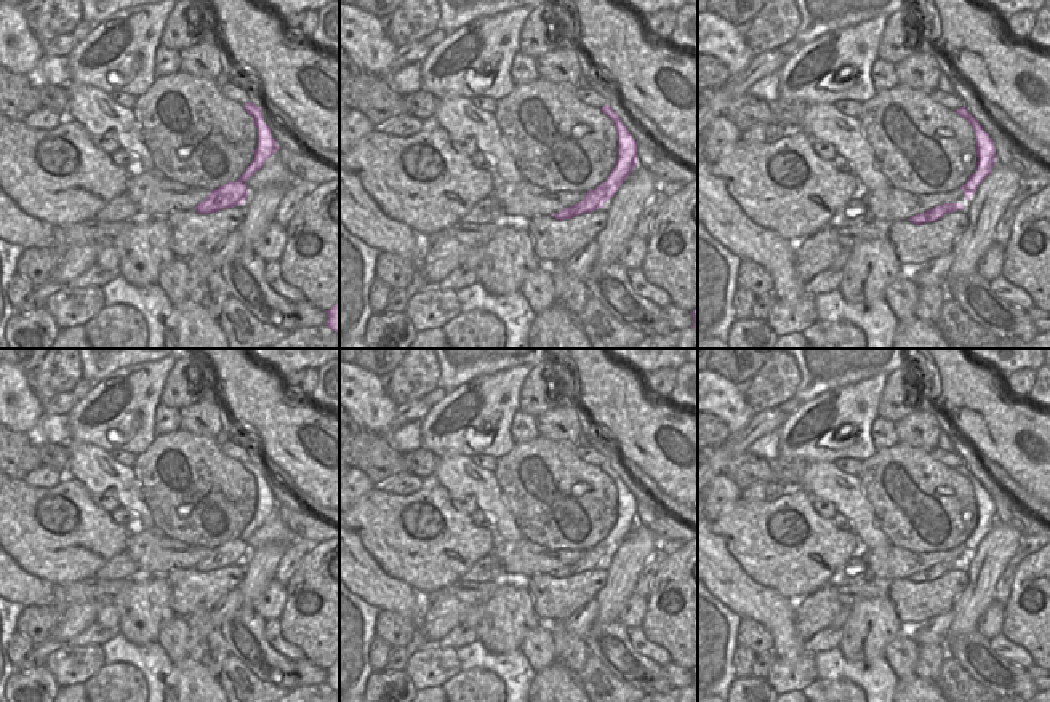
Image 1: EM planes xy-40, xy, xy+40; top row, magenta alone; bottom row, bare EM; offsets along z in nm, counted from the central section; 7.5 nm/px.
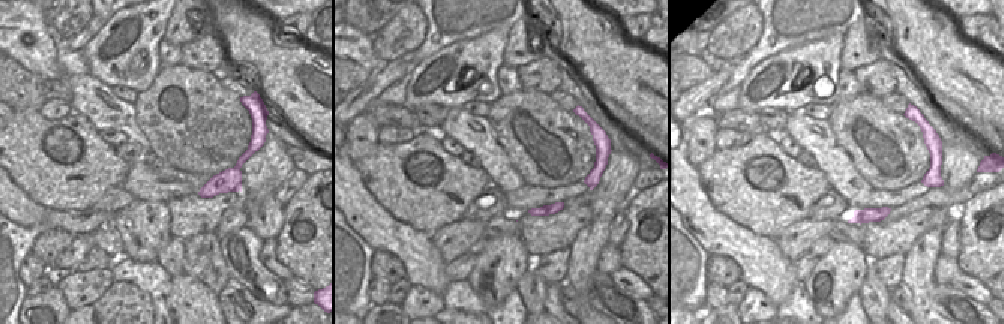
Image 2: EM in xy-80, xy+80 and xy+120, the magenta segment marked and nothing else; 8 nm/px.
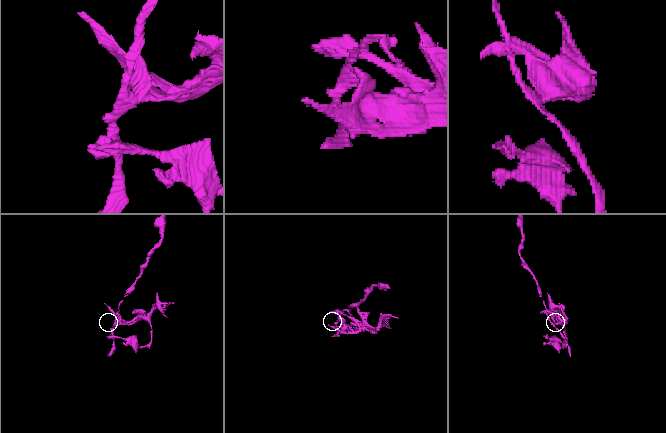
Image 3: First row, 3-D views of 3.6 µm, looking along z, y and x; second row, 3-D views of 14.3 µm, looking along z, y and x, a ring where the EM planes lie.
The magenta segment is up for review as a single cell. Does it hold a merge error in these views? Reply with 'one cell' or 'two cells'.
two cells

